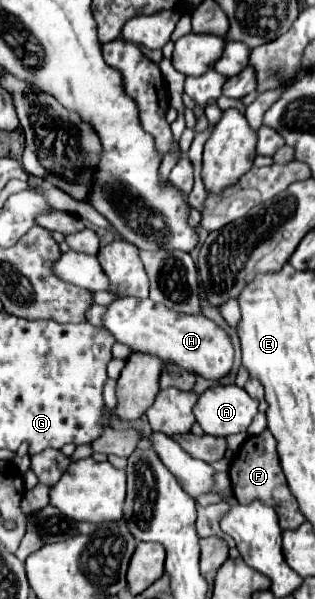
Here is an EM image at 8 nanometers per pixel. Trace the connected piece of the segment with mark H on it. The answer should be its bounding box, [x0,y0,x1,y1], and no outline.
[103,299,233,379]

